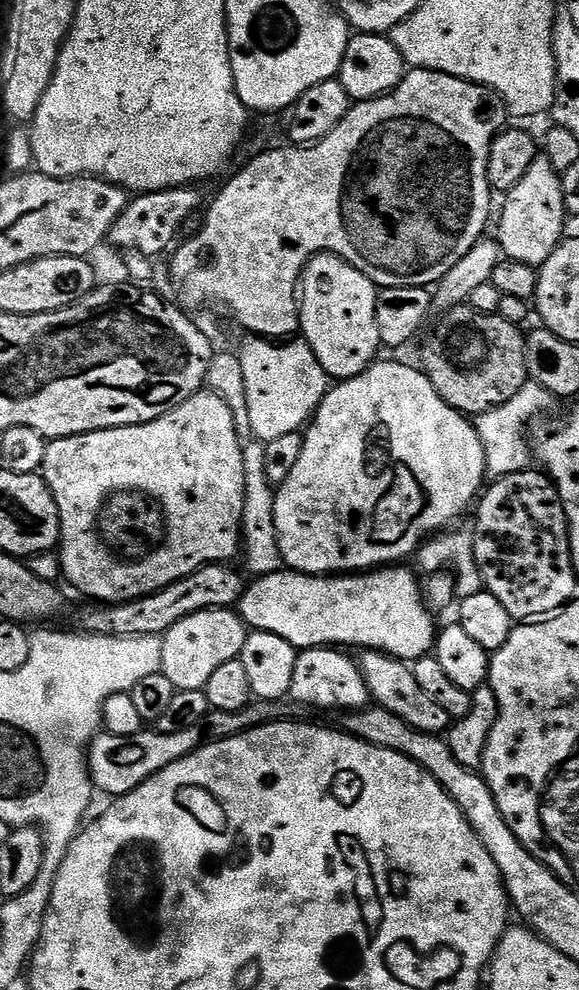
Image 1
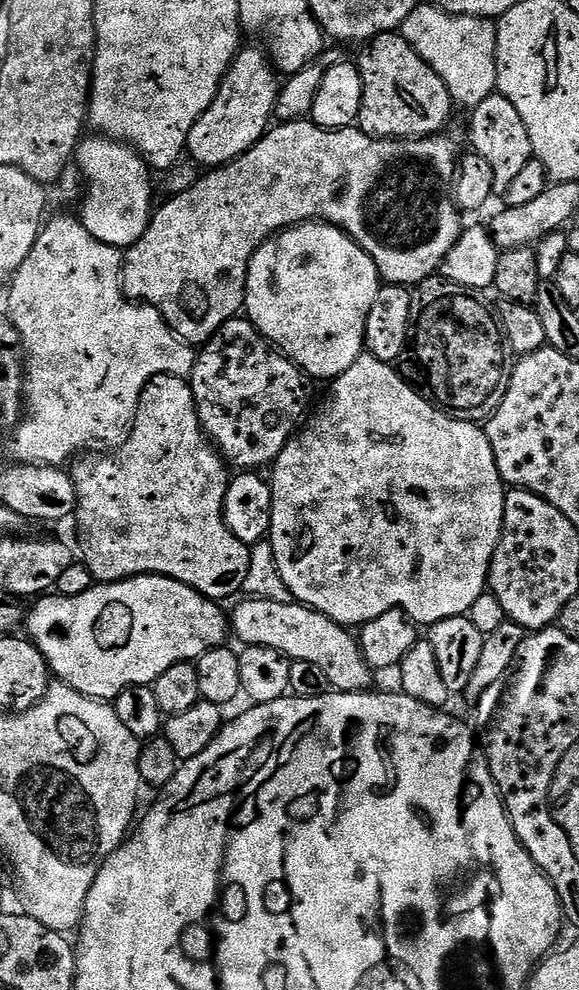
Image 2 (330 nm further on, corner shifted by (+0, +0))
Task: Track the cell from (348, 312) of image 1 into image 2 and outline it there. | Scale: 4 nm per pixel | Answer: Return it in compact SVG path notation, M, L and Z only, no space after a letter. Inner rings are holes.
M323 222L297 224L294 228L285 228L283 232L277 232L275 236L271 236L254 254L254 258L248 267L248 277L244 287L243 311L246 313L247 319L256 325L261 336L273 348L283 352L293 364L297 364L300 369L308 373L309 377L315 378L317 381L320 379L328 382L342 375L346 370L350 370L350 366L354 366L354 362L365 351L364 331L366 330L366 318L370 314L370 306L374 306L374 294L378 294L381 286L380 271L374 266L374 262L368 257L366 250L362 250L362 246L355 244L341 228Z

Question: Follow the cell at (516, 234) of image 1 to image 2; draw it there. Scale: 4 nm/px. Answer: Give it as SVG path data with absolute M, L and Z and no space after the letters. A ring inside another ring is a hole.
M499 94L490 95L478 102L478 106L471 109L470 116L472 121L468 124L468 136L472 139L471 151L490 162L490 170L494 170L492 191L502 194L510 182L514 182L514 177L525 168L526 162L534 158L530 134L526 134L526 126L513 103Z

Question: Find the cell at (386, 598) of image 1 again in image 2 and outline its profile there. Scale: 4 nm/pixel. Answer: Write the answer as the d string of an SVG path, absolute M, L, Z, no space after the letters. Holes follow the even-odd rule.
M132 576L113 584L96 582L86 594L74 598L45 594L33 604L26 616L27 635L44 655L49 673L78 694L105 702L115 701L122 690L136 684L155 684L170 666L195 662L202 654L225 647L224 639L230 636L229 617L217 601L169 576Z

